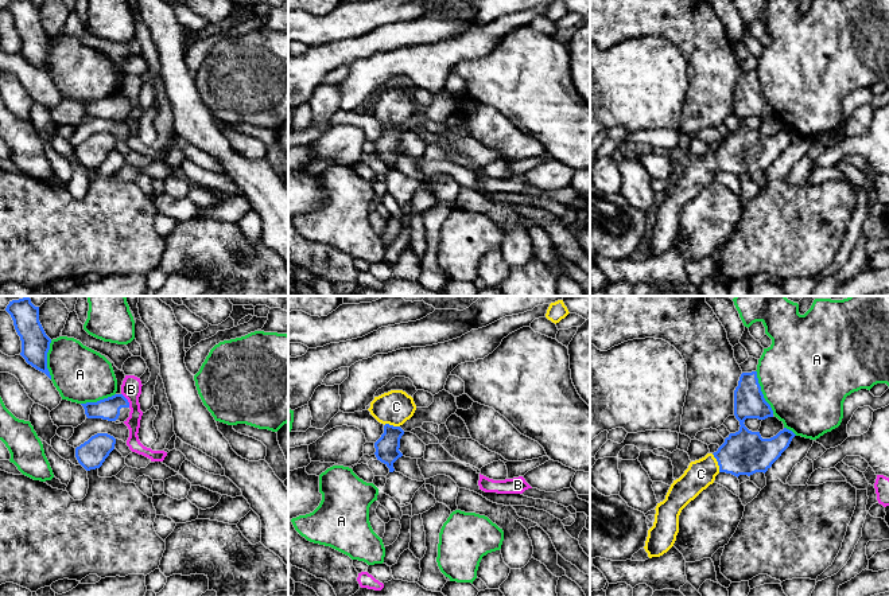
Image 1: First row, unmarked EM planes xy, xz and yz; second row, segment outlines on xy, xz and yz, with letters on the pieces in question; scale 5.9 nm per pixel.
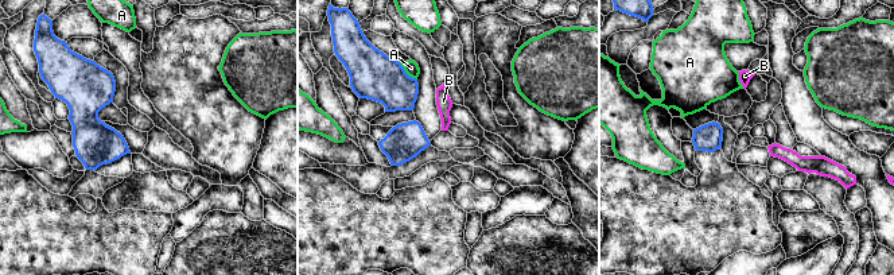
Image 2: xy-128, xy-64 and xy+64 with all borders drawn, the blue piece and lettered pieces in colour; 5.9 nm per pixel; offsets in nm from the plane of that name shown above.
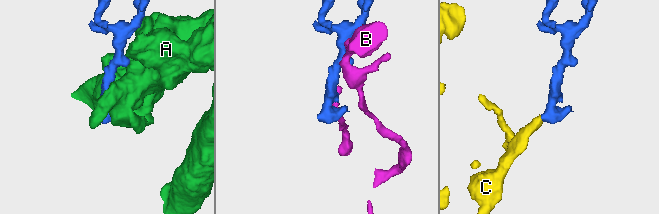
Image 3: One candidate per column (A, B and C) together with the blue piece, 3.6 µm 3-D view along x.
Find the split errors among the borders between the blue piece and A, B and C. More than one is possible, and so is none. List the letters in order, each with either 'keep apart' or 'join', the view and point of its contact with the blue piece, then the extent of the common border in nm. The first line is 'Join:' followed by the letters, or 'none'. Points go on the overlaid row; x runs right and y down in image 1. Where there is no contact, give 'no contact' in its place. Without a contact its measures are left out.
Join: C
A: keep apart; contact yz (761, 392); length 280 nm
B: keep apart; contact xy (127, 400); length 100 nm
C: join; contact yz (718, 463); length 120 nm

